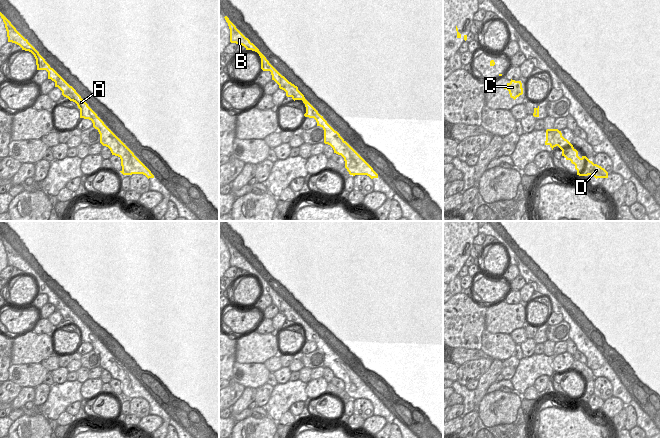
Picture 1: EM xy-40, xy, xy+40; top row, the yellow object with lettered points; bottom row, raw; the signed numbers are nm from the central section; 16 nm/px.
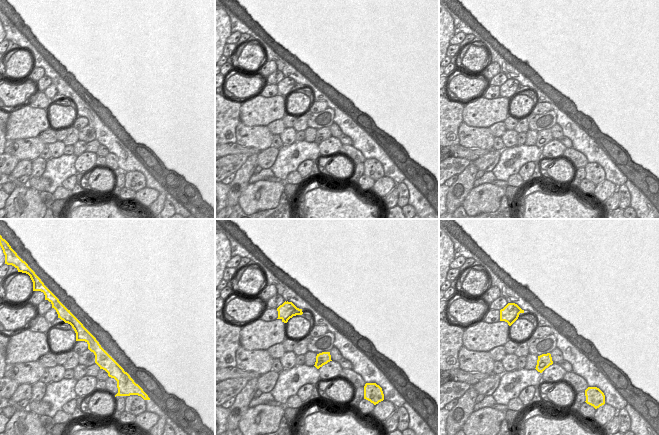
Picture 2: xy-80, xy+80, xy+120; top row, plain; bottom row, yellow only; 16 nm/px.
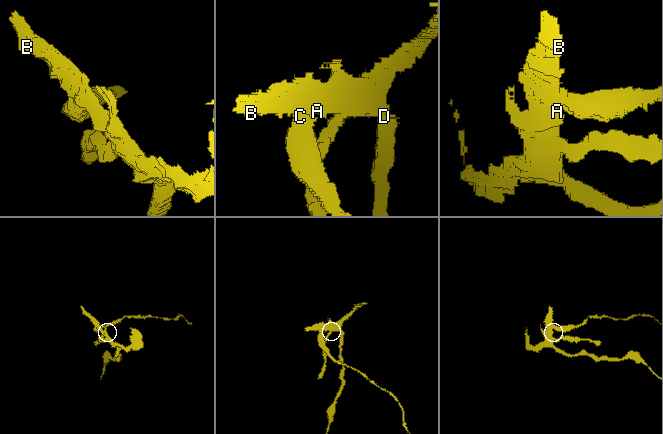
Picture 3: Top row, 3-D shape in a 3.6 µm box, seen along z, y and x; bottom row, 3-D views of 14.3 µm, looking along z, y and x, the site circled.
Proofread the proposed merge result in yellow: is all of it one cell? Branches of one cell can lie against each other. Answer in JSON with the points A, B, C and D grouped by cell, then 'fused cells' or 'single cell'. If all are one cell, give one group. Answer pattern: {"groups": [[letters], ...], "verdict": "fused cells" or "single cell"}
{"groups": [["A", "B", "D"], ["C"]], "verdict": "fused cells"}

